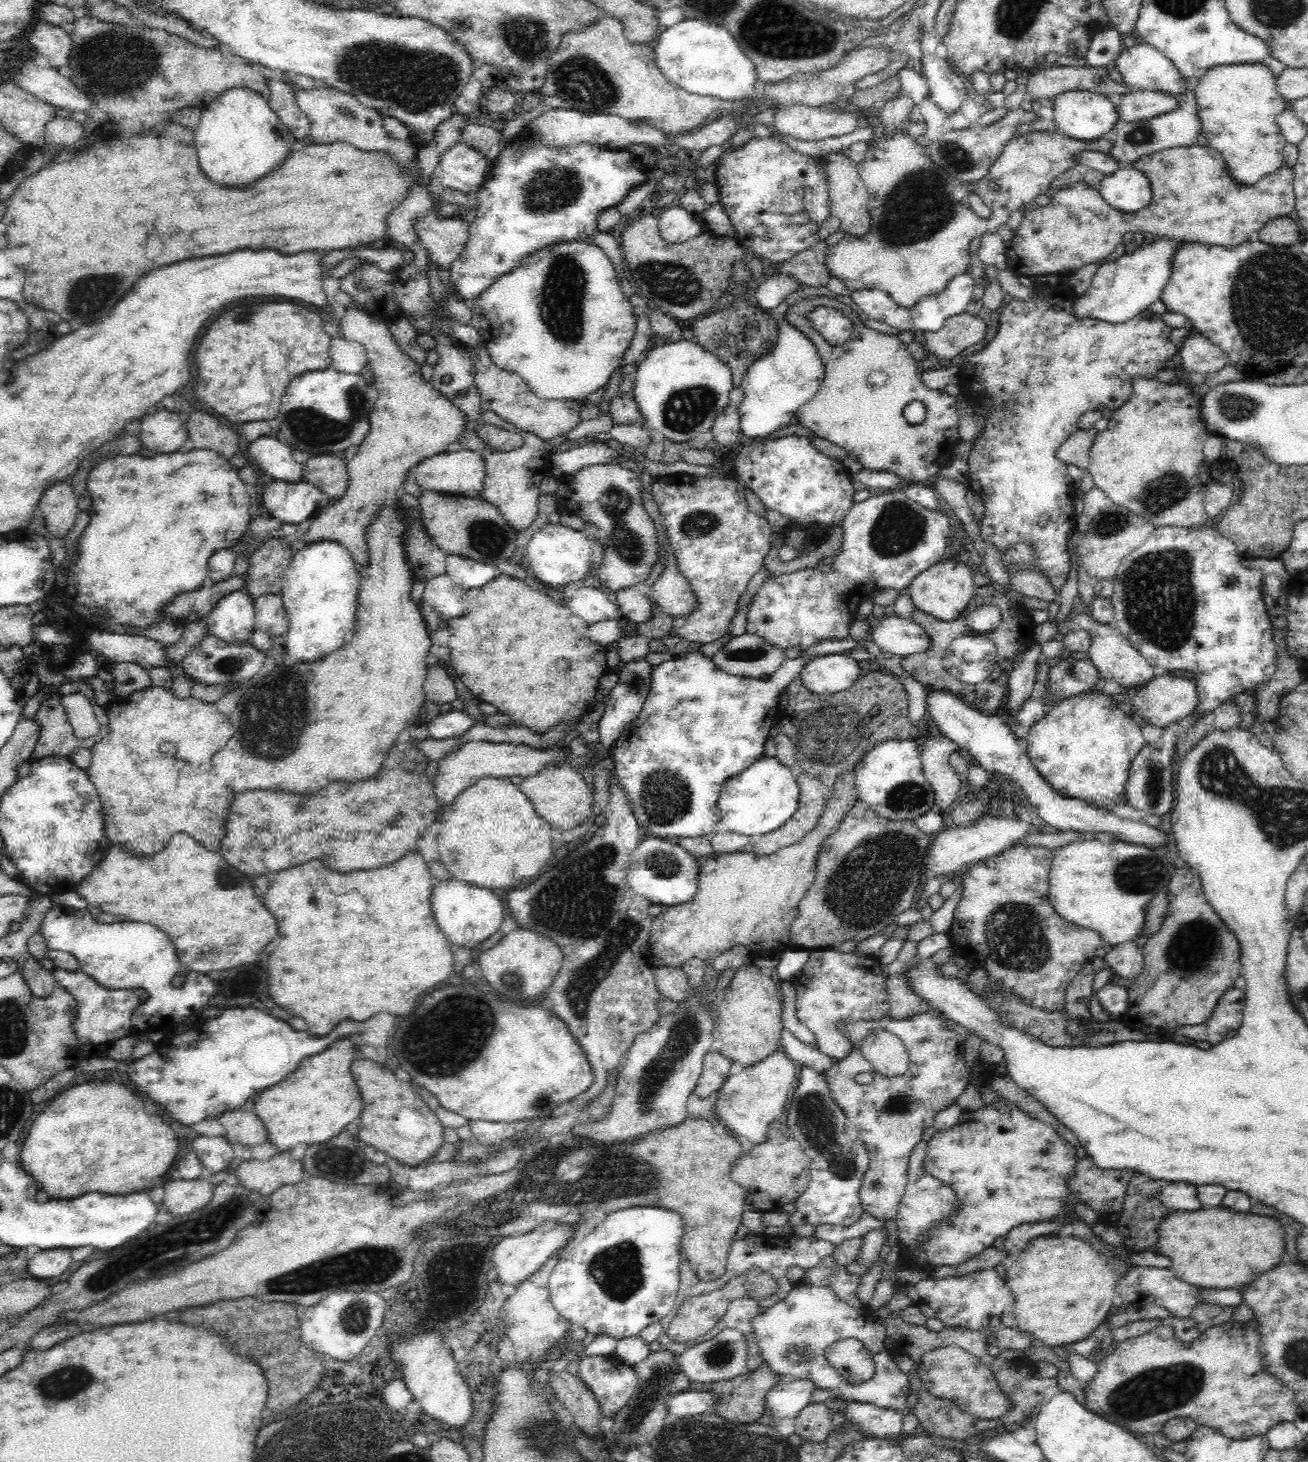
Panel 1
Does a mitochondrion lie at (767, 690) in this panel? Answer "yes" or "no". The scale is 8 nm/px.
no

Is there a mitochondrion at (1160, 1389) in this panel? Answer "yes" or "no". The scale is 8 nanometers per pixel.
yes

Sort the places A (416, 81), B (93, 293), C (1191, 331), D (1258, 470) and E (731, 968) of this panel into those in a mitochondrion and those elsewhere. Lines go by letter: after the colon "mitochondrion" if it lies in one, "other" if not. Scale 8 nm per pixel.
A: mitochondrion
B: mitochondrion
C: other
D: other
E: other

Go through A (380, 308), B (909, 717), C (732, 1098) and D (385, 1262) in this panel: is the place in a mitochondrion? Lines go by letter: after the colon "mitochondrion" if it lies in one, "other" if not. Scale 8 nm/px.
A: other
B: other
C: mitochondrion
D: mitochondrion

